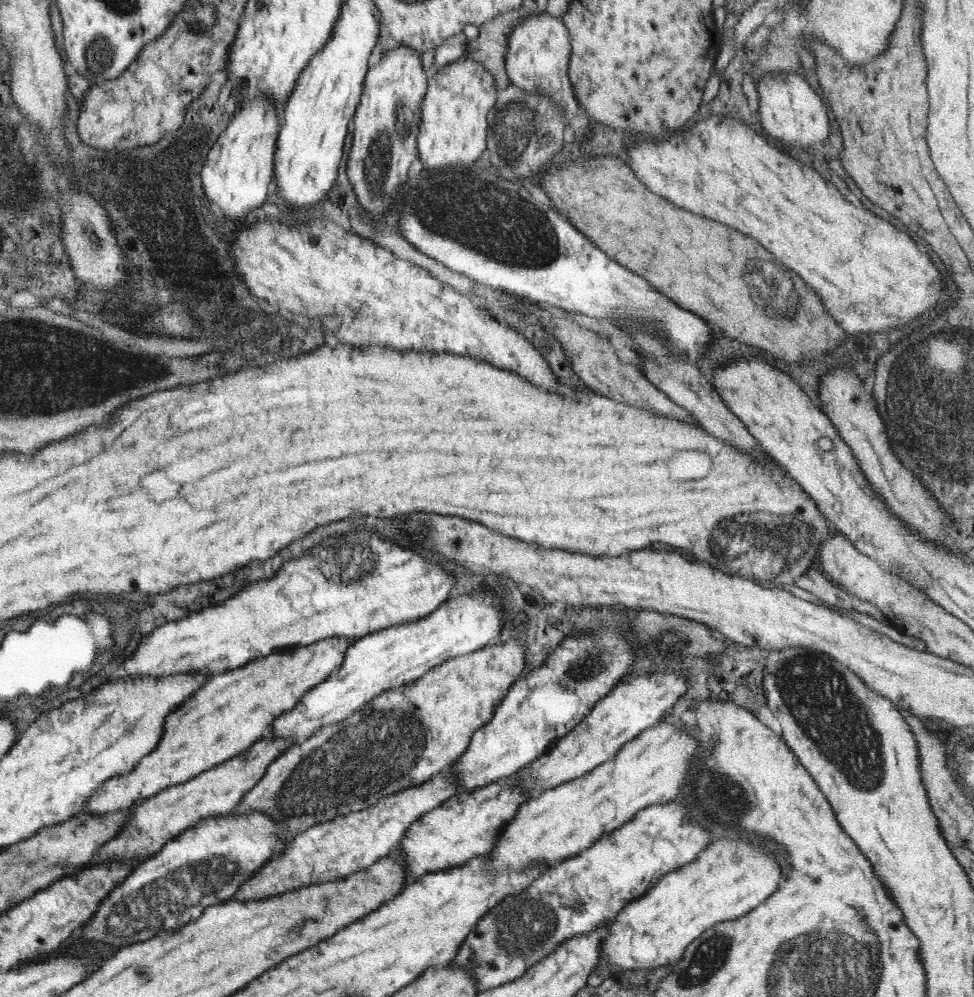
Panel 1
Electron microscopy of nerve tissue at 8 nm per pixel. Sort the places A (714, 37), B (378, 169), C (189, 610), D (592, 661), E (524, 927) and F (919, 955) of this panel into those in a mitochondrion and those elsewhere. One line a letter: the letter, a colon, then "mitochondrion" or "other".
A: other
B: mitochondrion
C: other
D: mitochondrion
E: mitochondrion
F: other

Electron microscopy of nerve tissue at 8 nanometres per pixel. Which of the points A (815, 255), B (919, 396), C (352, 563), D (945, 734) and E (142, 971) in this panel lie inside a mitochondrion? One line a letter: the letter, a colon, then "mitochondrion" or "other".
A: other
B: mitochondrion
C: mitochondrion
D: other
E: mitochondrion

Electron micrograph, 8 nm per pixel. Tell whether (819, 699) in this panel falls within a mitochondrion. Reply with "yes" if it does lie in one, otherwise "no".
yes

